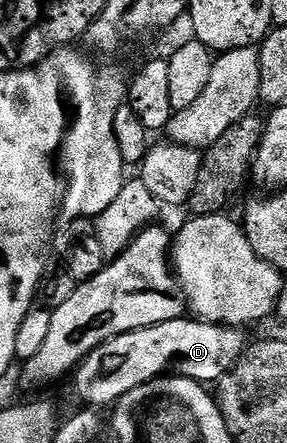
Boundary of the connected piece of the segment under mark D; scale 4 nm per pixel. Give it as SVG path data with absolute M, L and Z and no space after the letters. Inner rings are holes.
M185 316L178 320L163 322L150 328L142 328L134 332L126 332L122 336L112 338L103 342L98 348L90 351L83 362L76 367L74 379L76 378L76 390L80 393L81 403L92 408L100 406L111 407L120 401L120 397L142 384L152 381L153 378L165 376L179 376L182 378L193 378L201 384L215 384L219 382L223 374L228 373L240 355L246 349L244 342L245 331L235 326L222 326L215 322L202 322L192 316Z

